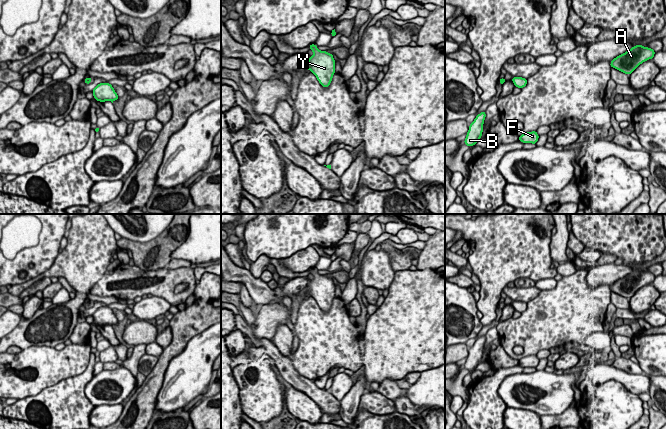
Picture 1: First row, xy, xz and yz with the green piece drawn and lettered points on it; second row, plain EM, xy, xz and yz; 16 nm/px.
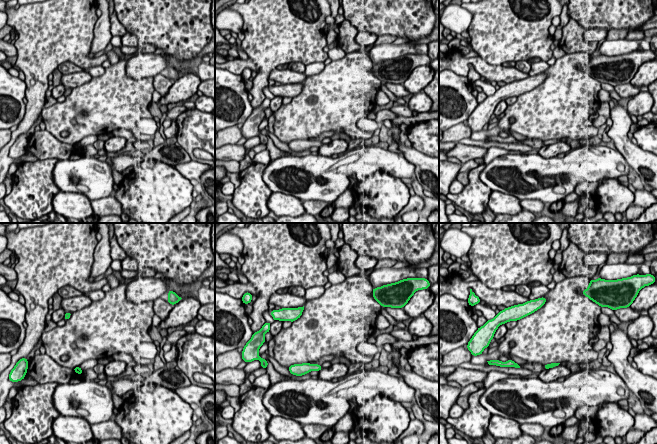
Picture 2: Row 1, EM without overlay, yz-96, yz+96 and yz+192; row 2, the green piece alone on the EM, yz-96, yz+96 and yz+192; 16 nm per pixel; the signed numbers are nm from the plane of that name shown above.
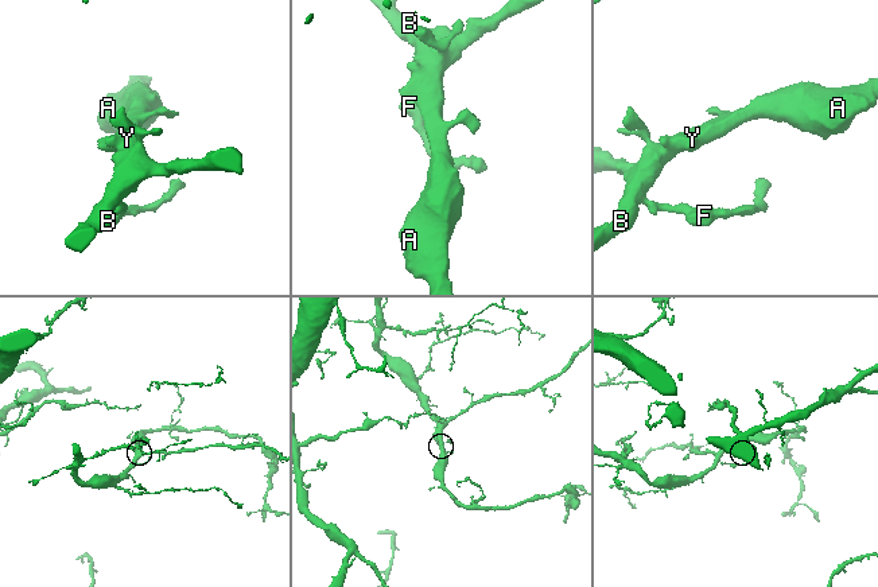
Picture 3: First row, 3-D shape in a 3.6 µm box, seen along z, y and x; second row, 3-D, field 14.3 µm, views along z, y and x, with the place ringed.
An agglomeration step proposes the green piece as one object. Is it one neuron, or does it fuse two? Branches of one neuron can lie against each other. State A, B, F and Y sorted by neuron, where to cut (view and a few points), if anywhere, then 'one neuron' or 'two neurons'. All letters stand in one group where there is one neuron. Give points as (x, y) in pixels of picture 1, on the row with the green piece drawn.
groups A B F Y; cut none; one neuron

